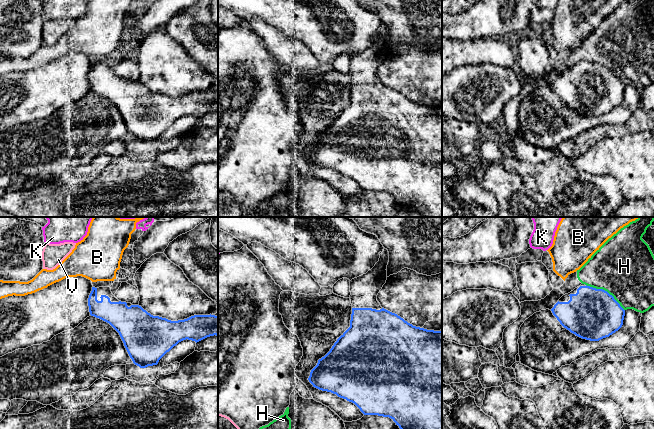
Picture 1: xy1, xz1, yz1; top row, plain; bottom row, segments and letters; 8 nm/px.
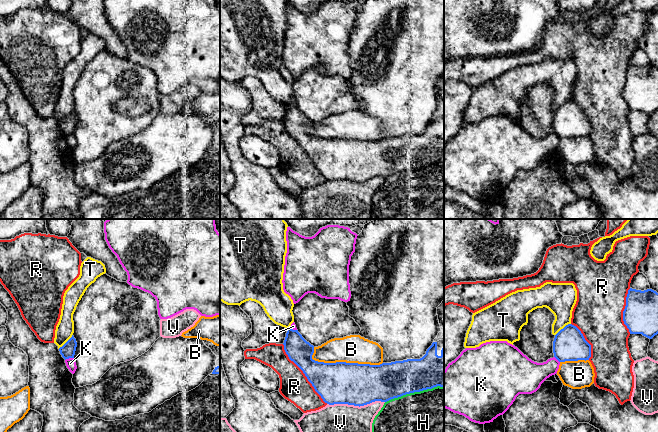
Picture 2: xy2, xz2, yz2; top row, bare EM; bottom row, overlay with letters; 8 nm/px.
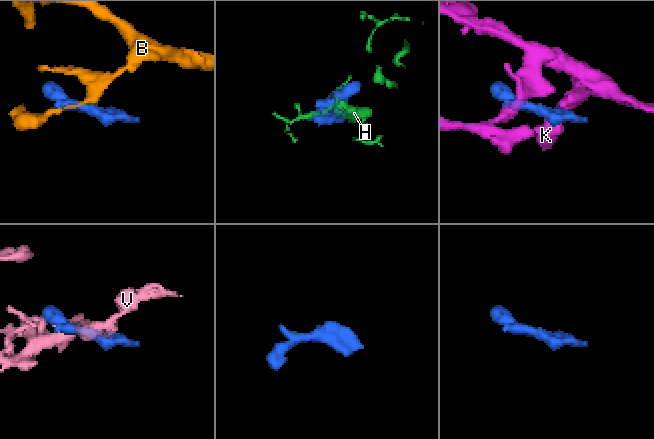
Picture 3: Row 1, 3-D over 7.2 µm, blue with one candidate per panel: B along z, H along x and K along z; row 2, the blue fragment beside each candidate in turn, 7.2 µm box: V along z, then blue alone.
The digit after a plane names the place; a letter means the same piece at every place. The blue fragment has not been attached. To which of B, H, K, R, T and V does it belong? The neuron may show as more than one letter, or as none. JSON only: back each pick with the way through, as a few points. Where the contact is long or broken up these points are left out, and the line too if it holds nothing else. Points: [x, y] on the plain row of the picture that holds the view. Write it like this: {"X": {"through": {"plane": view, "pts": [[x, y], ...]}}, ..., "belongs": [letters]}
{"belongs": []}

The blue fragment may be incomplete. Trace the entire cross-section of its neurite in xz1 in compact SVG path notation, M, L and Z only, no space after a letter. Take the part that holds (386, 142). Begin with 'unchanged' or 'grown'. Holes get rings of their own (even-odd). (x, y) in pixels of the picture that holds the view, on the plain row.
grown | M384 24L379 37L371 46L350 57L350 103L330 127L318 136L308 156L313 163L354 179L364 191L389 193L405 209L423 217L442 217L442 107L413 102L381 83L377 71L386 59L388 38L389 28Z

